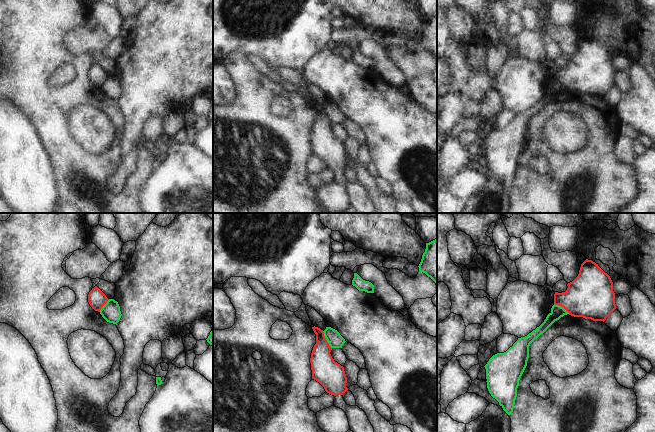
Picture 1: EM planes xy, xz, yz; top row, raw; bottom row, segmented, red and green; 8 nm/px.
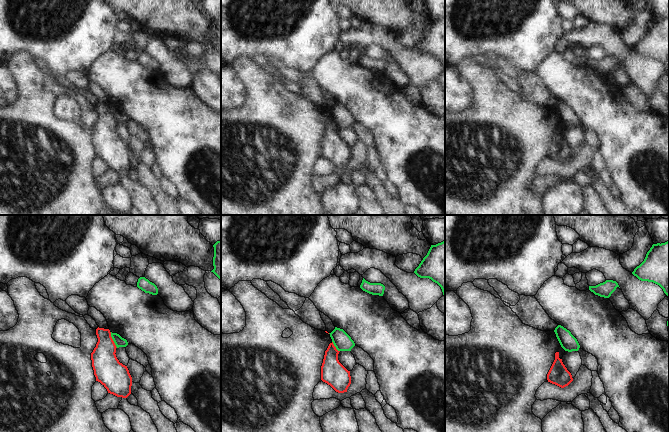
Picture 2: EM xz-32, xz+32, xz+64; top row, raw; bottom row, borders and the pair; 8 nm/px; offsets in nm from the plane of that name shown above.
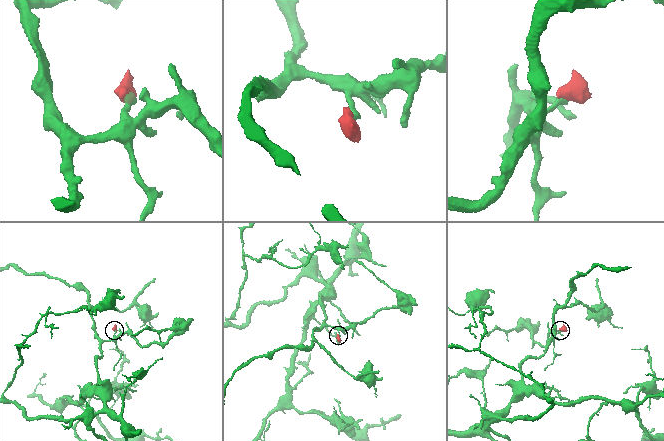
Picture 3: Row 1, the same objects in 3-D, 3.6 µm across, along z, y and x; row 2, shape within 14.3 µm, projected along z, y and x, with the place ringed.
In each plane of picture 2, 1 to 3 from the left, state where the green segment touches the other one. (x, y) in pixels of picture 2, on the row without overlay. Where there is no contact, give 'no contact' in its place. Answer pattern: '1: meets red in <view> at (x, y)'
1: meets red in xz-32 at (112, 116)
2: meets red in xz+32 at (334, 122)
3: no contact

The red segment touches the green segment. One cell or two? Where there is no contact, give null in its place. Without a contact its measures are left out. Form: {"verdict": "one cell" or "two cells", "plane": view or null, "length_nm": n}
{"verdict": "two cells", "plane": "xz", "length_nm": 160}

